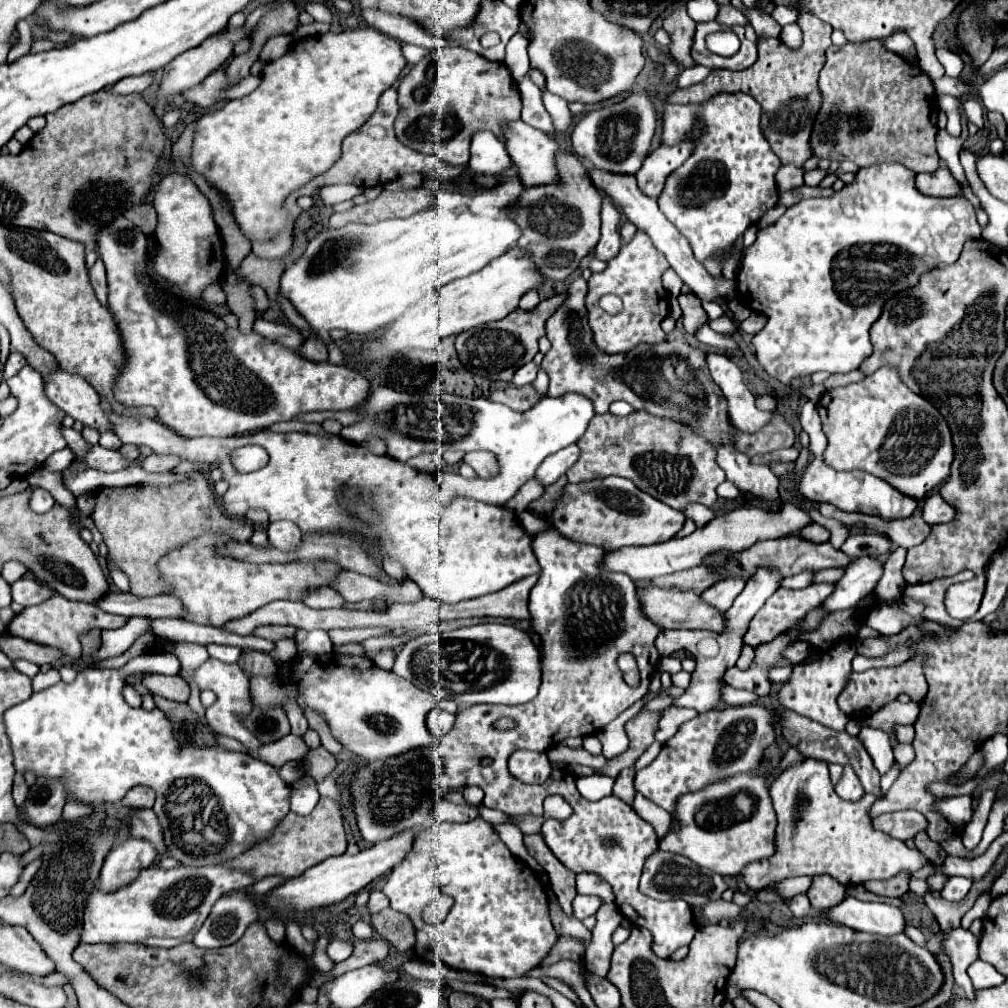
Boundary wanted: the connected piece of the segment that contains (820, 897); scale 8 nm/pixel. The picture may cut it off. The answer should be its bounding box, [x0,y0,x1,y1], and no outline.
[808,875,846,915]

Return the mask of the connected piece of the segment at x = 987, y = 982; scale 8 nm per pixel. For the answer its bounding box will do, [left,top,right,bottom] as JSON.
[968,959,1004,991]

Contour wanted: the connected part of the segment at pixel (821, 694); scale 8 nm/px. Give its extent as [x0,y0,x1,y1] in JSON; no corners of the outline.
[778,643,856,731]

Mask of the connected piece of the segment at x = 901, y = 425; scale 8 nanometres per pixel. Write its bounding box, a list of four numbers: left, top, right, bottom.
[818,365,954,499]

